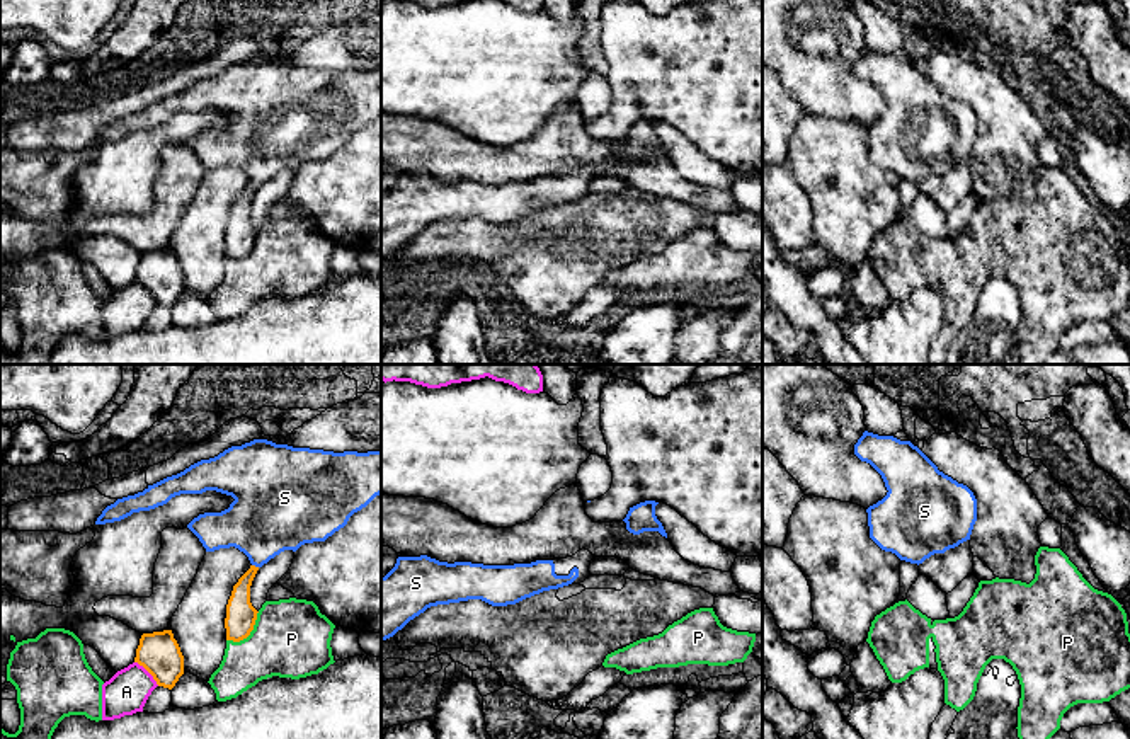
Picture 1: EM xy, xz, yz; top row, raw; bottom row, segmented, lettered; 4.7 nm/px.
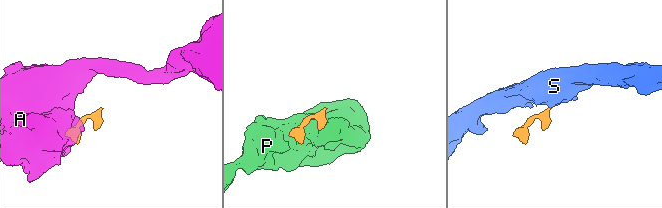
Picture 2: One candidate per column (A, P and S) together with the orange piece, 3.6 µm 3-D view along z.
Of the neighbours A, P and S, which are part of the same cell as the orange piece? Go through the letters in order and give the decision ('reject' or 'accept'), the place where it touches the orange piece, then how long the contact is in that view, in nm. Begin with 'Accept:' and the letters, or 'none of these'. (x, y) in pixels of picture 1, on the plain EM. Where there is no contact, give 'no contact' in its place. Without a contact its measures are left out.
Accept: S
A: reject; meets orange in xy at (148, 290); contact 170 nm long
P: reject; meets orange in xy at (249, 252); contact 220 nm long
S: accept; meets orange in xy at (254, 184); contact 40 nm long

